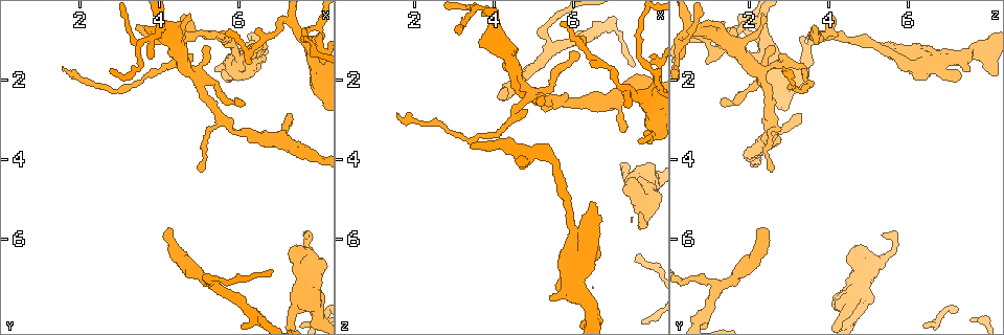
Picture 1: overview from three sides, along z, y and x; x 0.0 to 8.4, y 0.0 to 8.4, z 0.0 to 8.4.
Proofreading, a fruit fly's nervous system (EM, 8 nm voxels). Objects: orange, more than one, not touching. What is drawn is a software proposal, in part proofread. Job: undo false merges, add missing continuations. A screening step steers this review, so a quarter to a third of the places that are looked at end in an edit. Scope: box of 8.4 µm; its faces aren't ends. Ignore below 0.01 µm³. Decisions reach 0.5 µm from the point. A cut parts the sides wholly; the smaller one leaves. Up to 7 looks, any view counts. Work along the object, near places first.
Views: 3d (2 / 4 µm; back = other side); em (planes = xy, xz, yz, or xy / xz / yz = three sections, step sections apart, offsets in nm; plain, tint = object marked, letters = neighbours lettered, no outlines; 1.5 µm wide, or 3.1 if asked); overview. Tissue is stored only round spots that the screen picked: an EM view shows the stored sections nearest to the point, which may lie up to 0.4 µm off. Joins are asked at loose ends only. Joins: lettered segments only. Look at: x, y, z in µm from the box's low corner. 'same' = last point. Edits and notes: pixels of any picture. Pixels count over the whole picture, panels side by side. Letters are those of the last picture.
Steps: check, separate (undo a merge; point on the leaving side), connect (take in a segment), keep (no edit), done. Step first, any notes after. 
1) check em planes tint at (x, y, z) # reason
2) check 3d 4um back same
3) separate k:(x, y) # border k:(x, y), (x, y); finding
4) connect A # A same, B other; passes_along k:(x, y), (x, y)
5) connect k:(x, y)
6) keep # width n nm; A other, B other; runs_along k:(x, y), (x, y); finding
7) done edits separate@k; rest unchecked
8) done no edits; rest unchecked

check 3d 2um at (7.90, 0.90, 3.30) # free end

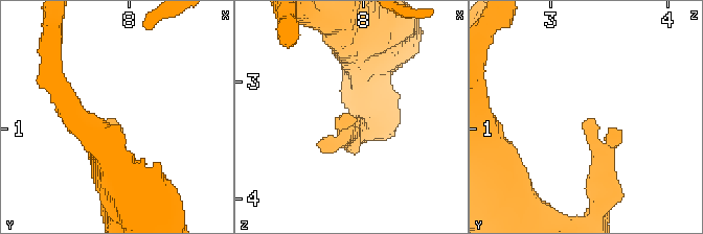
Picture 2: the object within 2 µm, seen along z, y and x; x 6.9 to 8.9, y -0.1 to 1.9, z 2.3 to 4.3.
check em planes tint at (7.88, 0.96, 3.30)

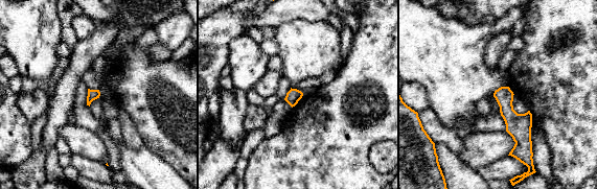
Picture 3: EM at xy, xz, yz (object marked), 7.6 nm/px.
check em planes letters same

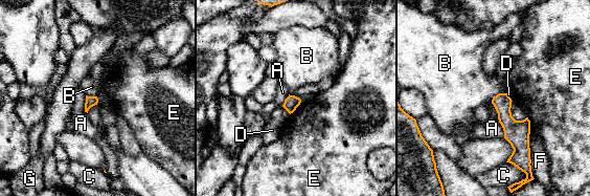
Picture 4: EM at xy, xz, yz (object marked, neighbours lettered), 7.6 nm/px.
keep # A other, B other, C other, D other, E other, F other, G other; runs_along 4:(501, 95), (517, 133), (512, 160); none of them fits

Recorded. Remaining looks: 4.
check 3d 4um back at (3.45, 0.60, 3.60)

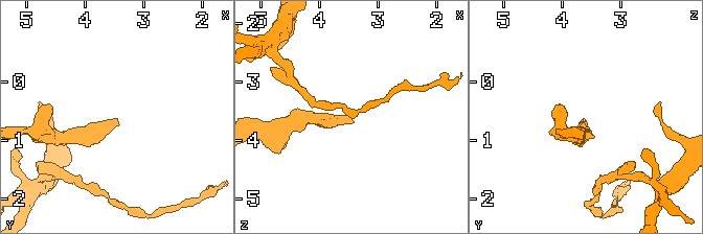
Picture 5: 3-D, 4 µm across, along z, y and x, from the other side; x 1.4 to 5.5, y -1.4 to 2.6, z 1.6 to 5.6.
check em yz step 4 letters at (3.45, 0.65, 3.60)

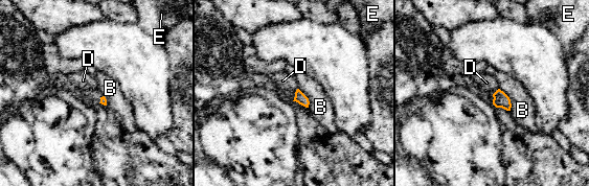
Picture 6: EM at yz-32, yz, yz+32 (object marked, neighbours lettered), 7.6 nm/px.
check em xz step 4 letters same # another direction

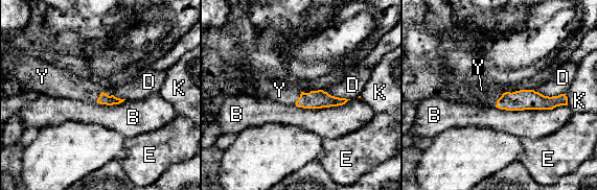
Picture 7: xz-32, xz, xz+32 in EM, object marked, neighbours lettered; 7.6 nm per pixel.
connect Y # B other, D other, E other, K other, Y same; passes_along 7:(315, 99), (298, 98), (279, 90); it goes on there

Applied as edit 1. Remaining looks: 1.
done edits connect@7; rest unchecked

